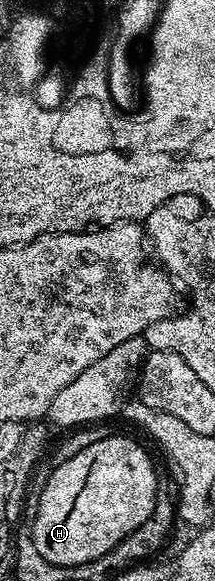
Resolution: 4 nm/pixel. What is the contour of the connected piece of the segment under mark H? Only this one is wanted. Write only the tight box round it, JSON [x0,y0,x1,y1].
[34,437,158,565]

